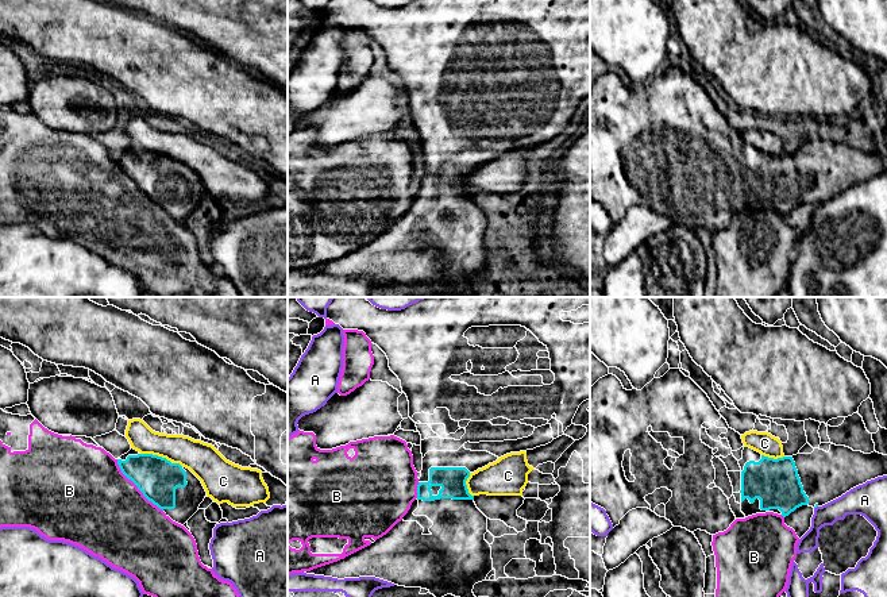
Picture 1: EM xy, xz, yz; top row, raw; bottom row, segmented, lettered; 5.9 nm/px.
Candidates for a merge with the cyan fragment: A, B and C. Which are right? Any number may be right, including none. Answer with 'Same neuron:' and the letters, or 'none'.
Same neuron: none

